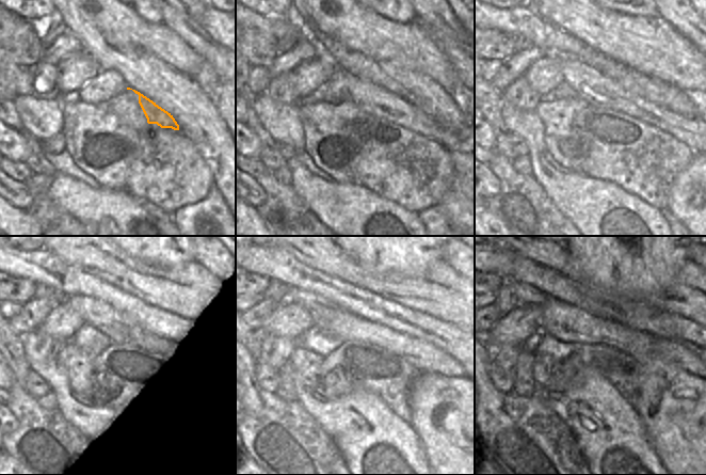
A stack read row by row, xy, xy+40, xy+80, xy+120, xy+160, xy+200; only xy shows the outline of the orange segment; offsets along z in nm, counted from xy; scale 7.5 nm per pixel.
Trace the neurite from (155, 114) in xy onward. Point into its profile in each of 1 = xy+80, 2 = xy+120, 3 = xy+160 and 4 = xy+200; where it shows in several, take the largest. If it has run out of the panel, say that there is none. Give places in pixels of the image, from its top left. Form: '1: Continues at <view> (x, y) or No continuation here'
1: Continues at xy+80 (592, 86)
2: Continues at xy+120 (119, 330)
3: Continues at xy+160 (327, 317)
4: Continues at xy+200 (562, 320)

